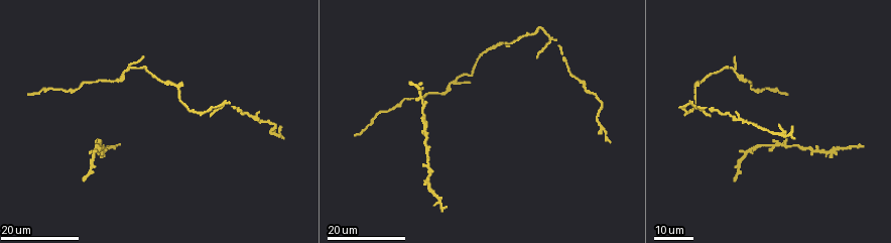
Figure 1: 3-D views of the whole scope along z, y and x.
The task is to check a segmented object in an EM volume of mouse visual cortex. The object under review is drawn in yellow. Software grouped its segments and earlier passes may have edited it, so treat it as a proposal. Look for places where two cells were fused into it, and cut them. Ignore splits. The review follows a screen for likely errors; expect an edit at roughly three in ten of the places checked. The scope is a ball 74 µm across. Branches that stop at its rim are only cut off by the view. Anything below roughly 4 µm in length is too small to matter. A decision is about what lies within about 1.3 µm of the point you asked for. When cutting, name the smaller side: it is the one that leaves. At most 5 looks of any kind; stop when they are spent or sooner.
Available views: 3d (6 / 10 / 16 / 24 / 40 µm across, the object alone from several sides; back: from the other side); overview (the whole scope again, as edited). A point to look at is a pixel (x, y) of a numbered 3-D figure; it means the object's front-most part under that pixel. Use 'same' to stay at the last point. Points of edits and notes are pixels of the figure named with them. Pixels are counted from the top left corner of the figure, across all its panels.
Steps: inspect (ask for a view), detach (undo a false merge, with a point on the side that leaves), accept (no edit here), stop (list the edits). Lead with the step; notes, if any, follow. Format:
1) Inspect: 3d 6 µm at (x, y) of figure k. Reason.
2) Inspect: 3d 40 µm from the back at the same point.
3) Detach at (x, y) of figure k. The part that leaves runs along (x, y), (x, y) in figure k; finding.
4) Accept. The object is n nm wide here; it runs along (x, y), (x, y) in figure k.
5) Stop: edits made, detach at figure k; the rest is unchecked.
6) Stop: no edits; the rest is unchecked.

Inspect: 3d 24 µm at (551, 40) of figure 1. Three arms meet.

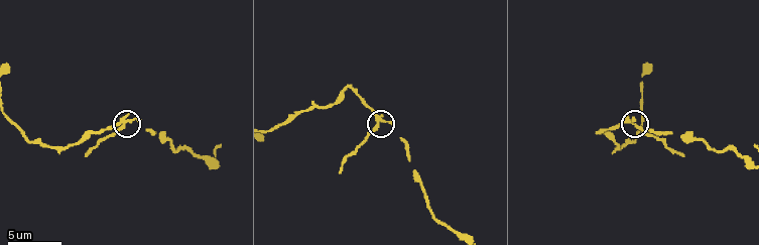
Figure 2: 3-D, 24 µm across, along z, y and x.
Inspect: 3d 10 µm at (126, 121) of figure 2.

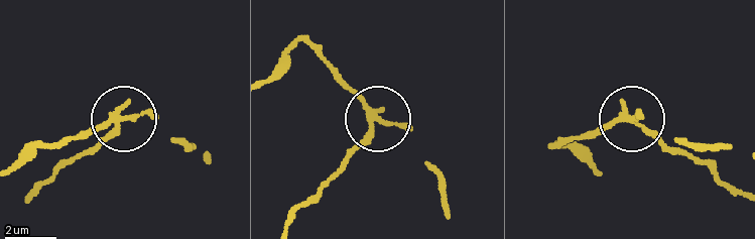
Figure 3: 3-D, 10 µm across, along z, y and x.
Detach at (103, 141) of figure 3. 3 arms meet here; the part that leaves runs along (117, 120), (105, 139), (58, 165), (30, 198) in figure 3; two cells meet here.

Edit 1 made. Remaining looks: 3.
Inspect: overview.

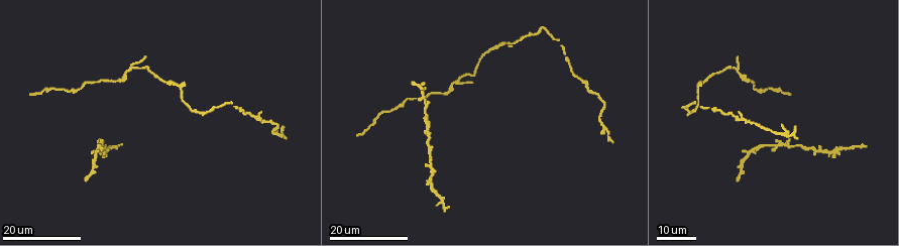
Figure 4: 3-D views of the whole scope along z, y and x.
Inspect: 3d 24 µm at (426, 125) of figure 4. Two arms in line, one across.

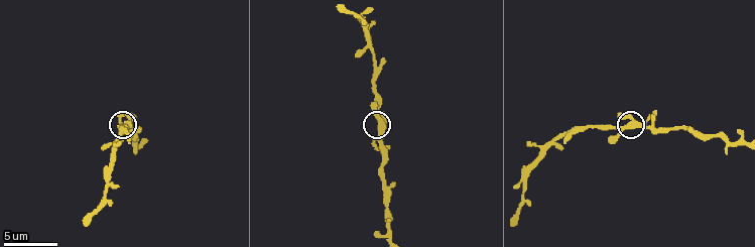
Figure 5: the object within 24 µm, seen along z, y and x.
Inspect: 3d 10 µm at (380, 121) of figure 5.

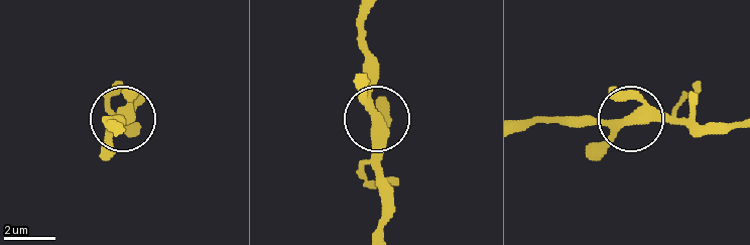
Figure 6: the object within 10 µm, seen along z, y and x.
Accept. The object is 360 nm wide here; continuous, no second cell.

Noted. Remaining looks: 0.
Stop: edits made, detach at figure 3; the rest is unchecked.

